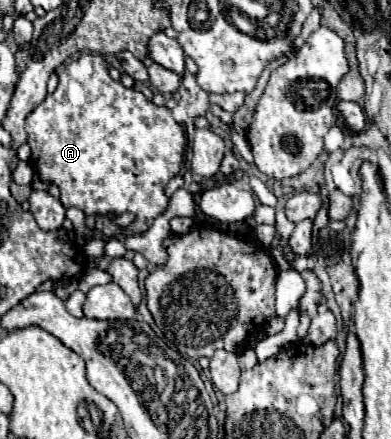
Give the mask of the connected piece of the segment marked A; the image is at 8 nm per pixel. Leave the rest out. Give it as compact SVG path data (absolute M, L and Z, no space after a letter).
M85 53L85 55L81 55L79 59L71 61L71 63L61 71L57 89L55 89L39 107L35 107L35 111L27 117L25 131L27 131L27 135L29 135L27 143L29 143L29 147L31 147L31 159L29 159L29 163L31 163L33 169L35 169L33 181L43 181L43 183L47 183L47 185L49 185L49 183L55 183L55 185L59 187L59 191L61 191L61 203L63 203L65 209L69 209L69 207L79 207L81 211L85 211L85 215L95 215L95 217L97 217L97 215L115 217L115 215L123 215L123 213L129 211L129 213L133 213L133 215L137 217L135 223L131 223L131 233L141 233L141 231L145 231L145 229L153 223L153 219L159 217L159 215L167 209L169 199L167 199L167 195L163 193L163 189L165 189L165 185L167 185L173 177L179 175L181 165L183 165L183 143L185 143L183 127L175 123L175 119L173 119L173 115L171 115L171 111L169 111L167 107L157 107L157 105L153 105L151 101L147 101L147 99L143 97L143 93L139 93L139 91L135 91L135 89L127 89L127 87L123 87L119 81L113 81L111 75L109 75L107 63L105 63L105 59L103 59L101 55L89 55L89 53Z

